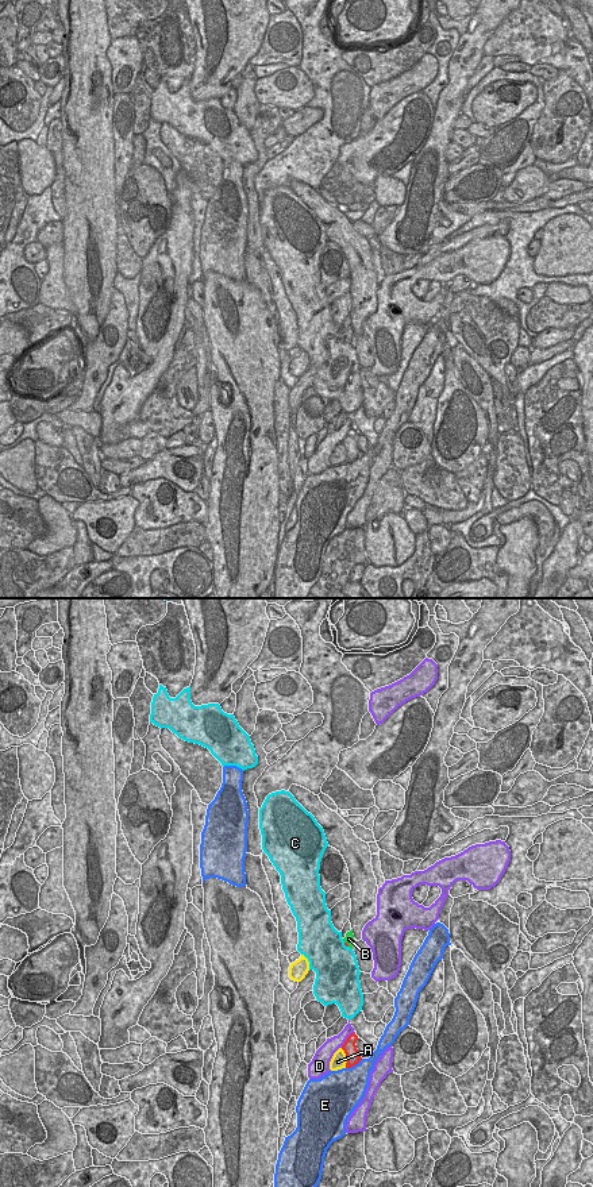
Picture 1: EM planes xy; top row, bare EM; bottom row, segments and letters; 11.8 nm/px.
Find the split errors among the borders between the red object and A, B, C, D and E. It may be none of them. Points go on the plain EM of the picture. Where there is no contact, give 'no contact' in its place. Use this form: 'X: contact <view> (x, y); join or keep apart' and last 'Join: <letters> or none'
A: contact xy (346, 451); keep apart
B: contact xy (347, 339); join
C: contact xy (346, 340); keep apart
D: contact xy (347, 434); keep apart
E: contact xy (354, 459); keep apart
Join: B

